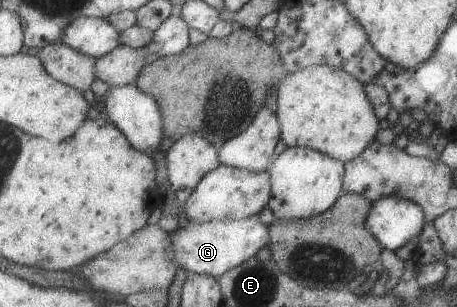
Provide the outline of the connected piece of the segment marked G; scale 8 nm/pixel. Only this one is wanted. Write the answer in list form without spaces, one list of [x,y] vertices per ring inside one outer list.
[[[258,215],[237,221],[188,221],[182,229],[170,233],[170,247],[174,253],[172,260],[177,267],[182,267],[187,273],[202,273],[218,278],[254,257],[268,243],[269,226],[259,221]]]

